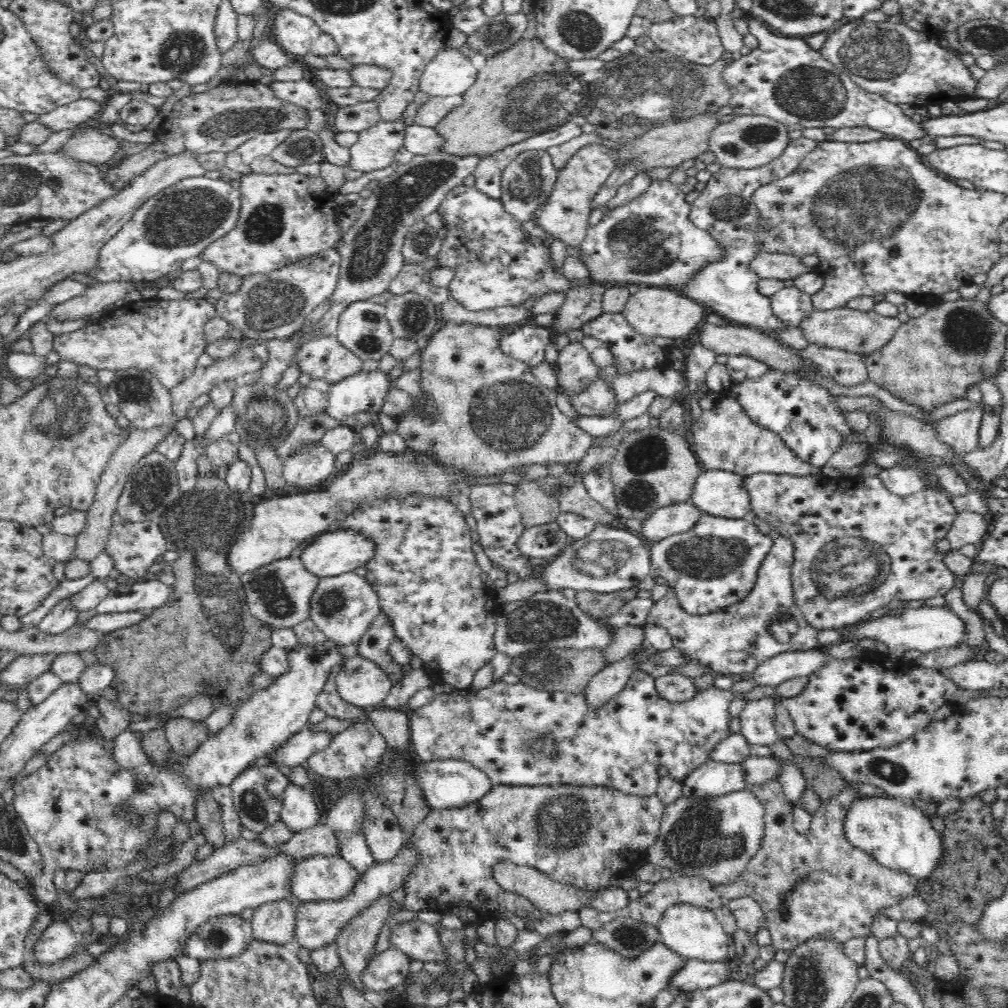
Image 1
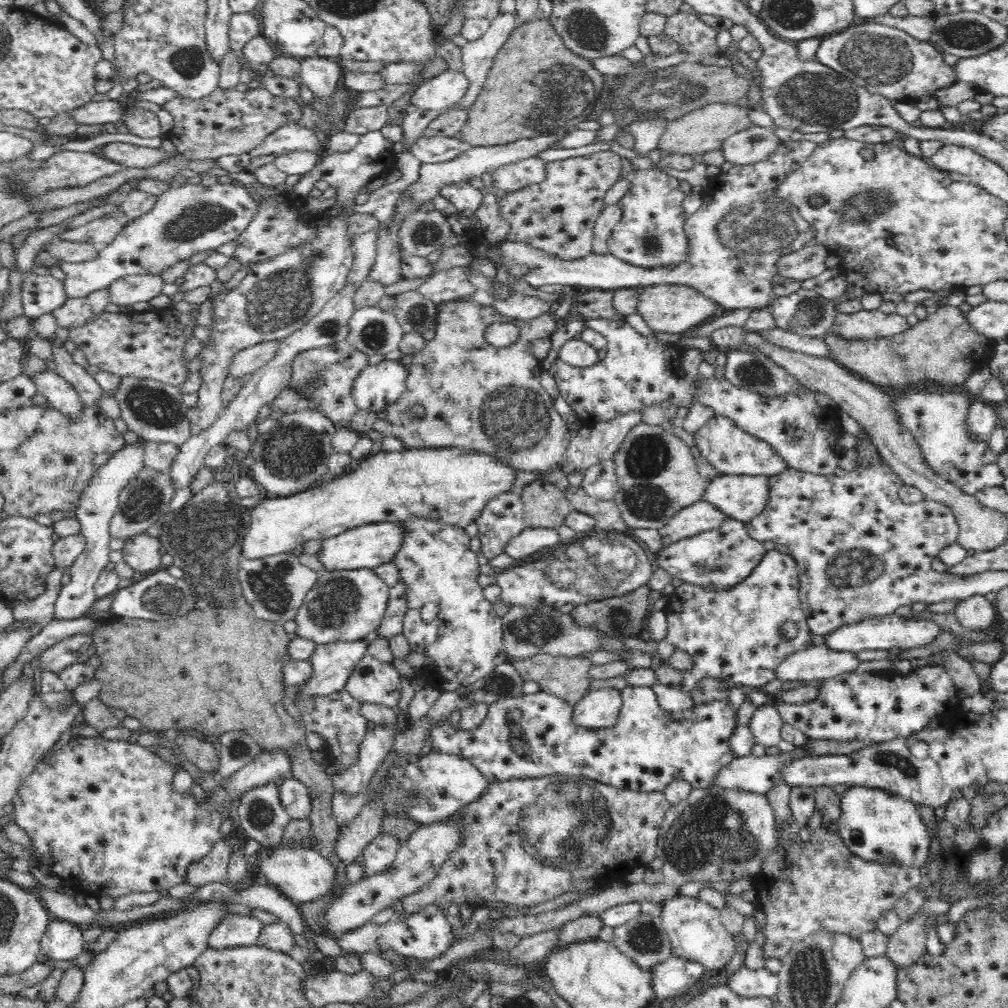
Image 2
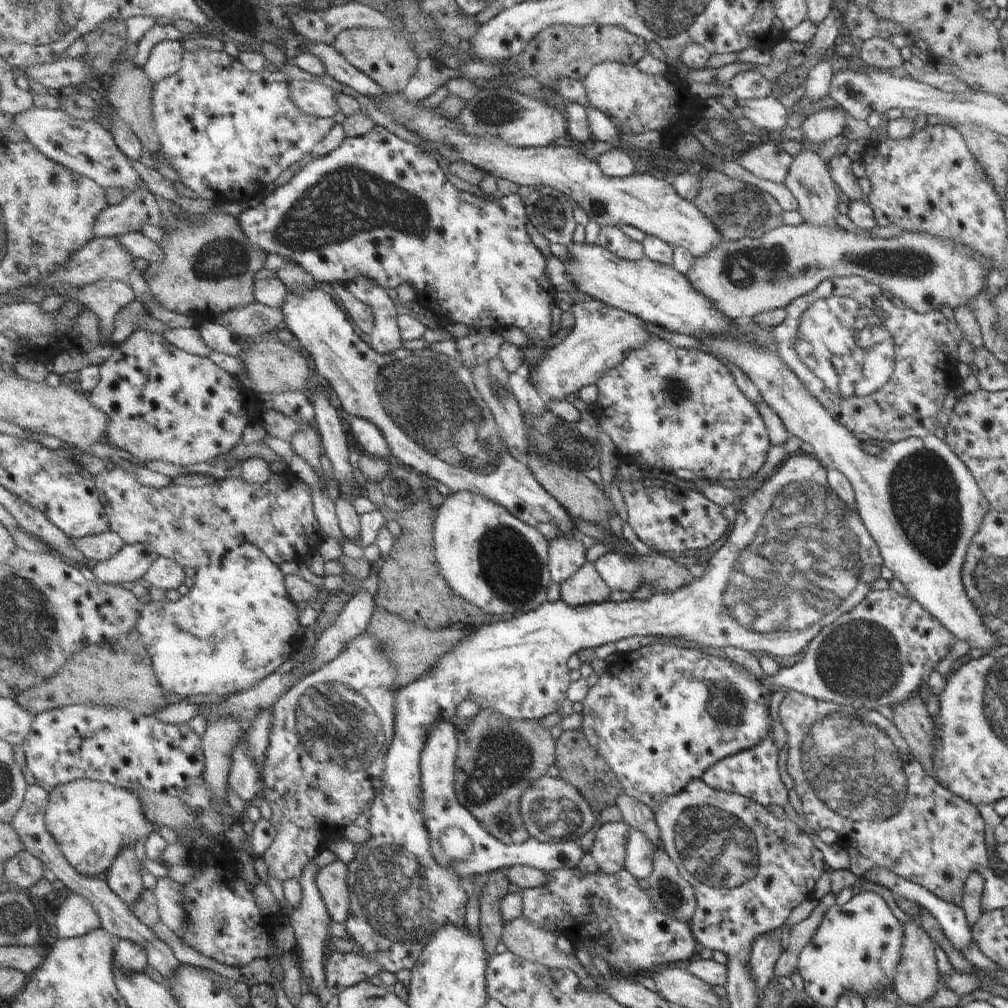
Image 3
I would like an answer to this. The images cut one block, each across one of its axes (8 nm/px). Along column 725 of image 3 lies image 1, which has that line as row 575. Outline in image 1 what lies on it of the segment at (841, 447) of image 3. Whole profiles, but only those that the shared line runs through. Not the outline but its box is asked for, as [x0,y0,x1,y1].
[309,571,380,647]

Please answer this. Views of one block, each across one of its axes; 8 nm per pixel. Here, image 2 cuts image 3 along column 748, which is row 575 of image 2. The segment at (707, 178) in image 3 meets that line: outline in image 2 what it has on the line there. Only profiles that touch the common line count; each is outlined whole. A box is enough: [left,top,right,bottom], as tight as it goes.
[93,482,347,942]

